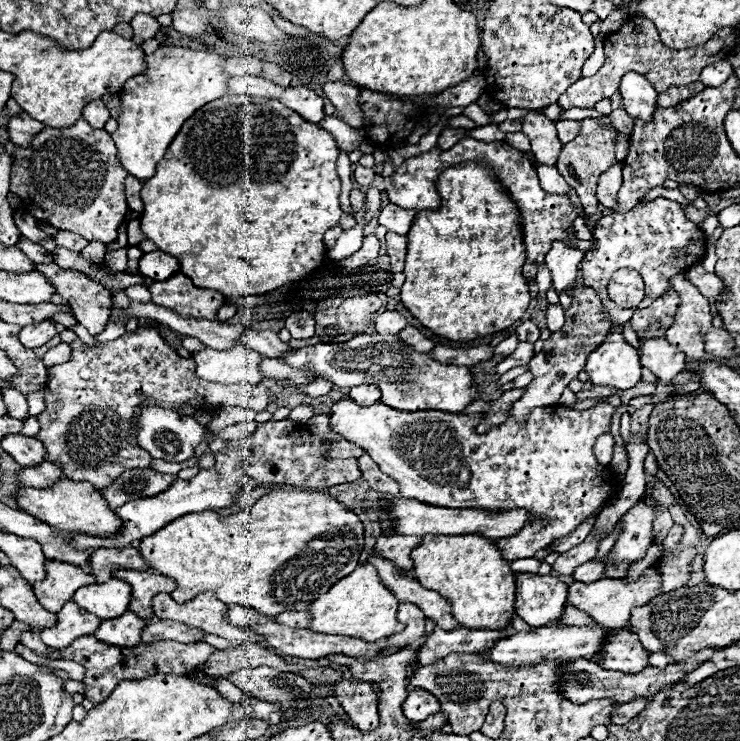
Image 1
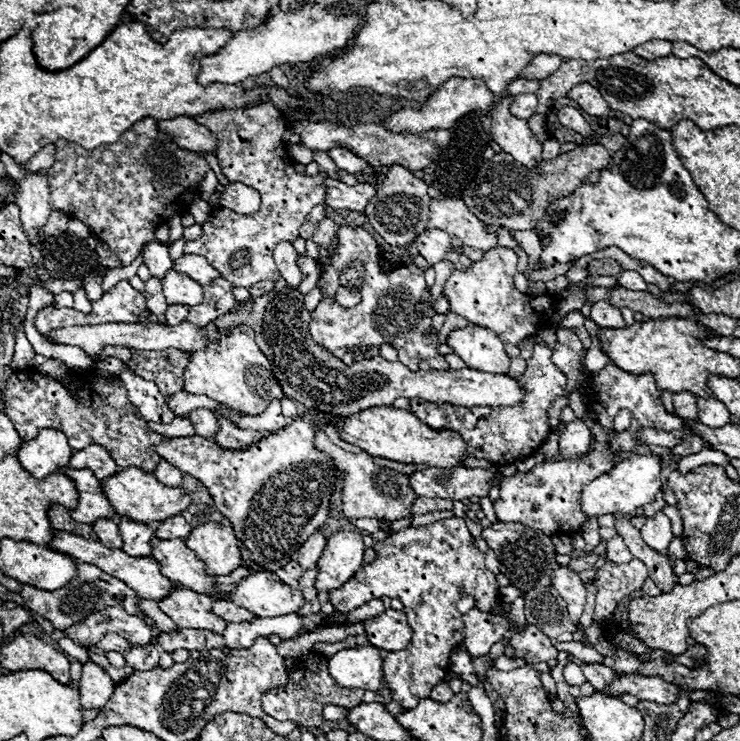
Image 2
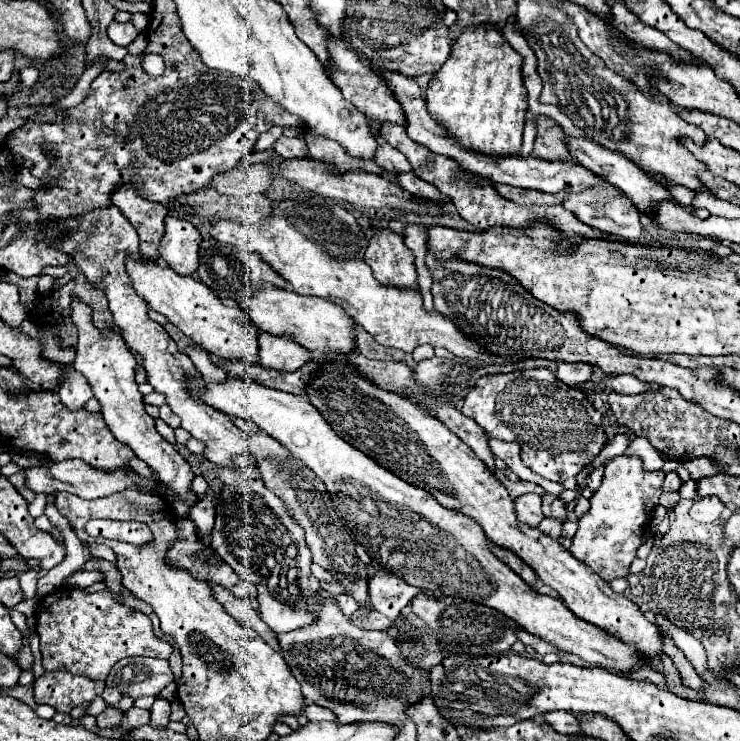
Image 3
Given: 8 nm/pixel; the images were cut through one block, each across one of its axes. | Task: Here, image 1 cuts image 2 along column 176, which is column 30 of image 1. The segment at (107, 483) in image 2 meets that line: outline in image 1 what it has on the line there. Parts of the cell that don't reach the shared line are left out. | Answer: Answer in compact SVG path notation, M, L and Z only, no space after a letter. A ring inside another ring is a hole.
M60 480L56 486L38 490L38 488L22 488L18 494L18 506L36 516L38 520L46 522L54 530L64 532L80 532L88 536L114 536L116 530L122 528L122 520L108 508L102 494L84 482L72 482L72 480Z

